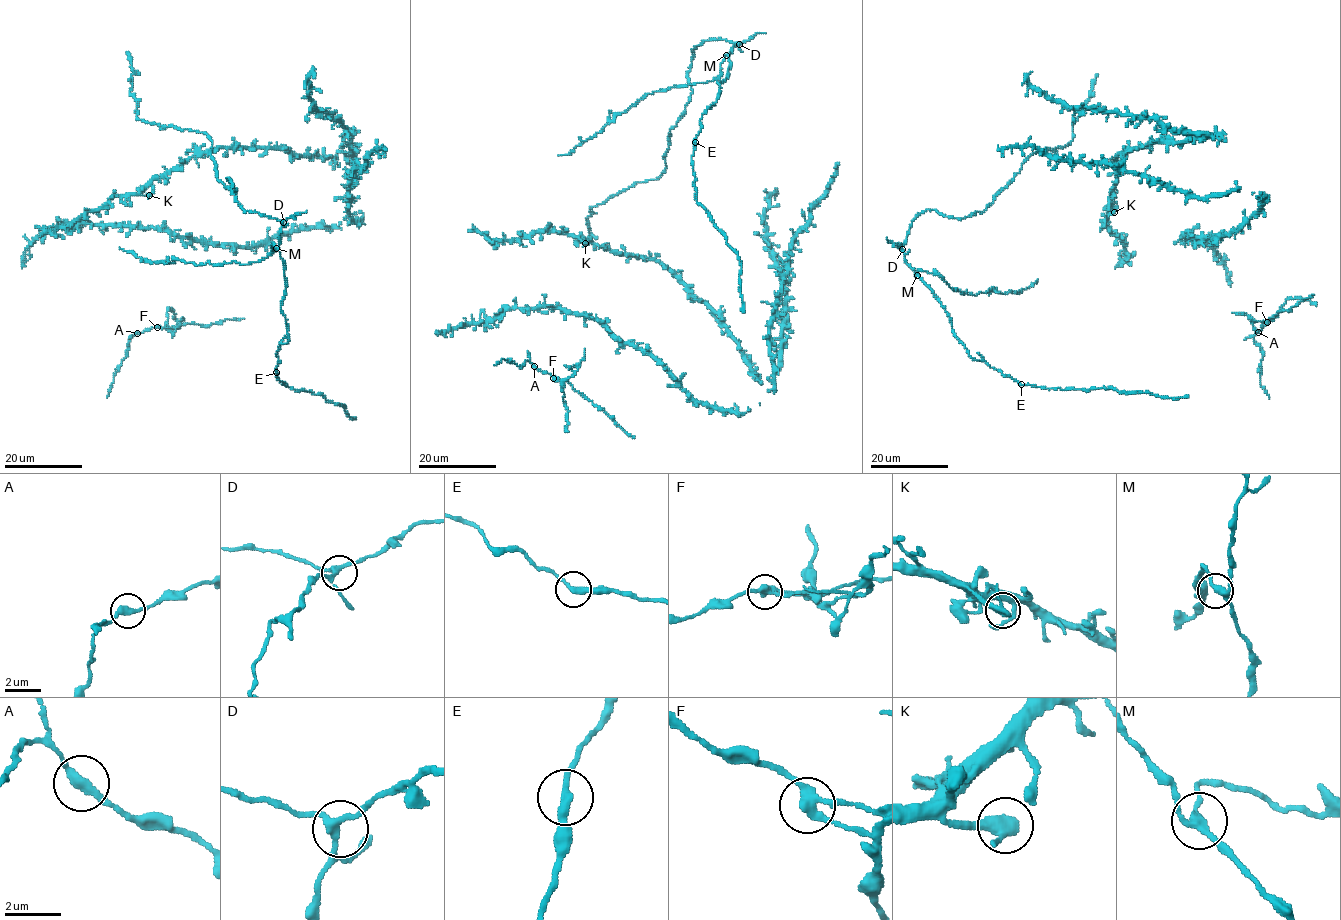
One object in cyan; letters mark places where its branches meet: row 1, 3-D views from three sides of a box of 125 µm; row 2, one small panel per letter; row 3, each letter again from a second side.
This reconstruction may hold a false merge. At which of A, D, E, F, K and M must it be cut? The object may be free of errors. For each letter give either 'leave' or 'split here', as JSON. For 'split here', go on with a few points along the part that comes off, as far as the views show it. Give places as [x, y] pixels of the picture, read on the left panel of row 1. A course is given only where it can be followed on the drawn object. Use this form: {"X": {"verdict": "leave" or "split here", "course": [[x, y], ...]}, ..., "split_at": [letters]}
{"A": {"verdict": "leave"}, "D": {"verdict": "leave"}, "E": {"verdict": "leave"}, "F": {"verdict": "split here", "course": [[156, 327], [167, 326], [166, 312], [170, 308], [177, 321]]}, "K": {"verdict": "leave"}, "M": {"verdict": "leave"}, "split_at": ["F"]}

